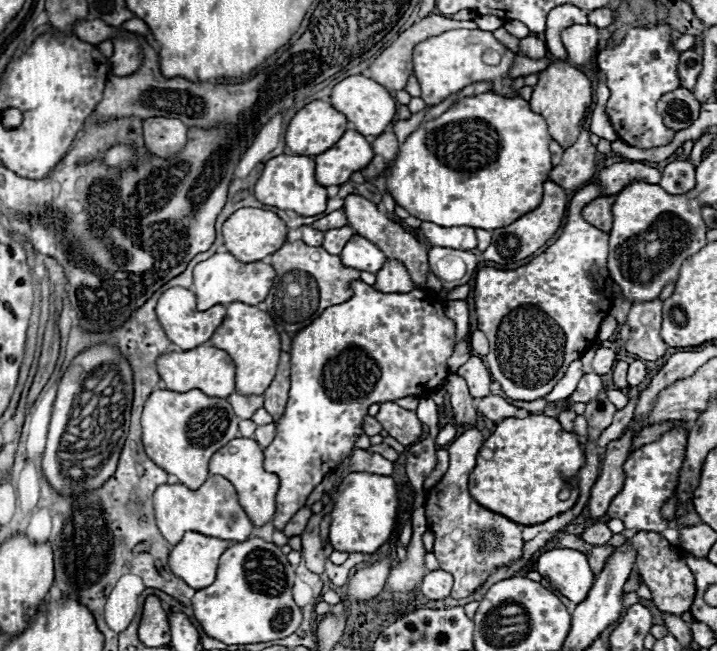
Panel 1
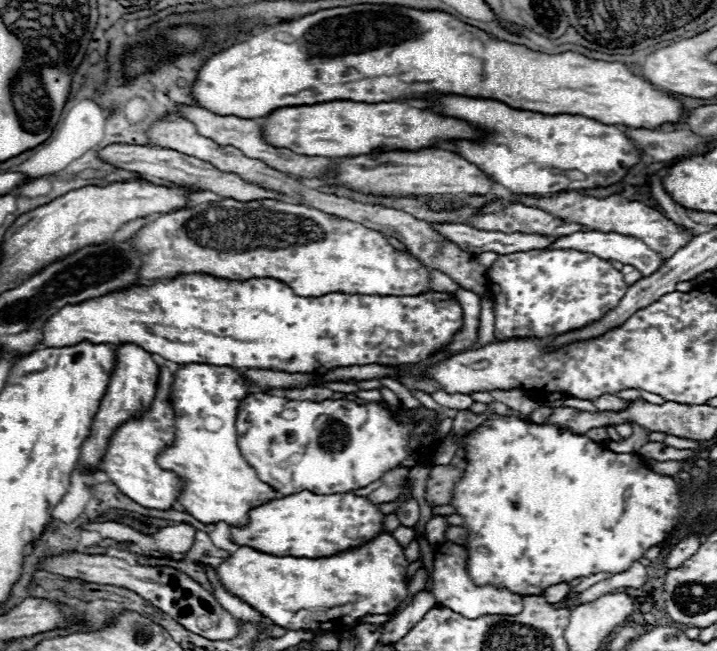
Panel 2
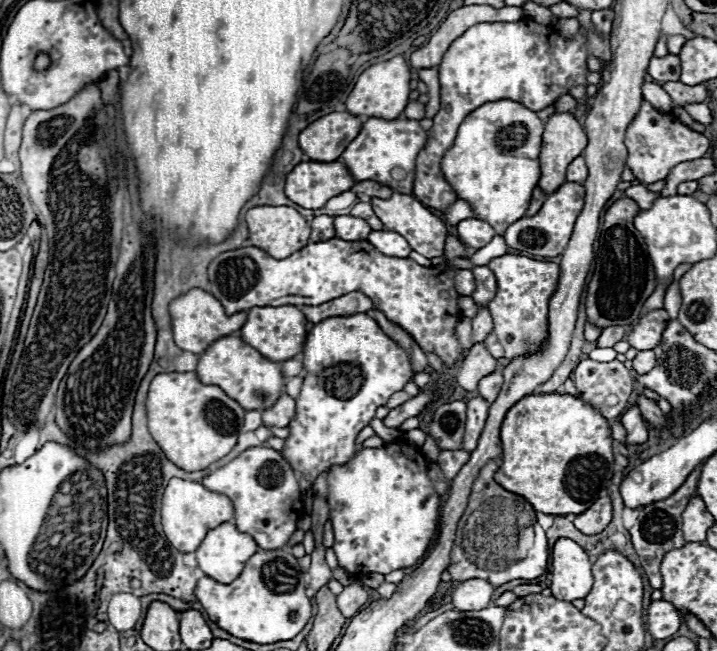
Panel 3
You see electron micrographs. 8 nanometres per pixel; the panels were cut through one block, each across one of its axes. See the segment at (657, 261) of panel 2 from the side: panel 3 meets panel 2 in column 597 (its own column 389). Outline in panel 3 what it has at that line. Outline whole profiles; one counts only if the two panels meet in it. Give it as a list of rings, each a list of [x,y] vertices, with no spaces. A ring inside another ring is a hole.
[[[380,230],[380,232],[372,232],[368,236],[368,242],[378,248],[382,254],[386,256],[398,256],[398,258],[408,258],[410,256],[410,244],[400,236],[400,234],[394,234],[394,232],[388,232],[388,230]]]

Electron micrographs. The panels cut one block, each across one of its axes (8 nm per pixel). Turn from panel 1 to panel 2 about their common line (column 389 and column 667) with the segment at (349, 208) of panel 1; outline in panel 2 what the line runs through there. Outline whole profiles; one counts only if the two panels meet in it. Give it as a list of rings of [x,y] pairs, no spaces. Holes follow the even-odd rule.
[[[566,192],[566,194],[552,196],[552,198],[540,198],[540,200],[532,202],[532,206],[548,210],[568,222],[580,222],[586,230],[632,234],[632,236],[648,242],[648,246],[652,246],[652,250],[664,254],[664,258],[670,258],[672,254],[676,254],[676,250],[684,248],[694,238],[694,230],[680,228],[676,222],[666,218],[662,212],[658,212],[642,202],[630,202],[620,194],[600,200],[600,198],[592,198],[592,196],[582,196],[576,192]]]

